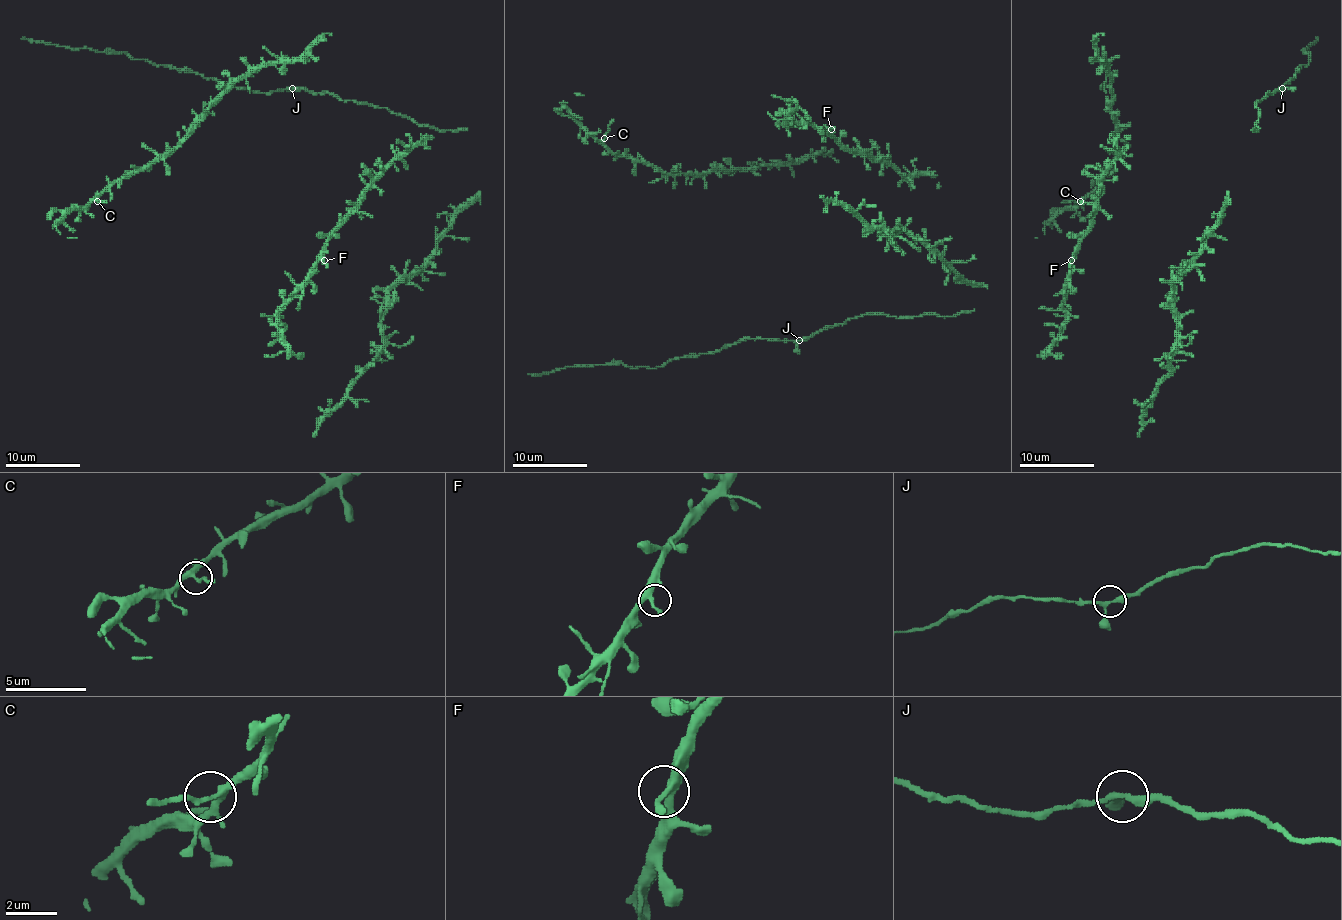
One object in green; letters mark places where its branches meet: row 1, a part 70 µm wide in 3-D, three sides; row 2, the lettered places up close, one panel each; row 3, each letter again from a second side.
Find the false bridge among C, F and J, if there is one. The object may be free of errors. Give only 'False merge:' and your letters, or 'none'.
False merge: none

